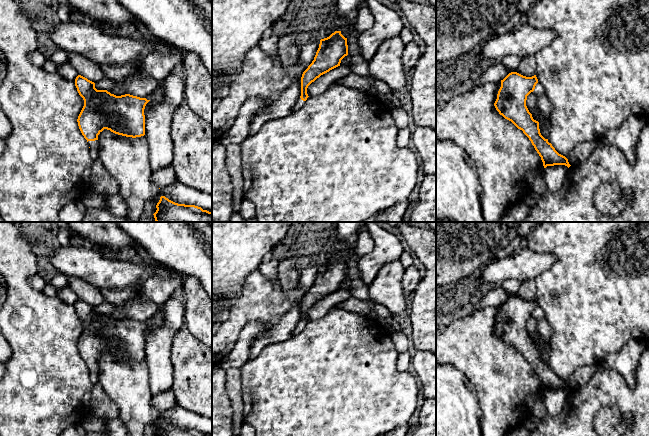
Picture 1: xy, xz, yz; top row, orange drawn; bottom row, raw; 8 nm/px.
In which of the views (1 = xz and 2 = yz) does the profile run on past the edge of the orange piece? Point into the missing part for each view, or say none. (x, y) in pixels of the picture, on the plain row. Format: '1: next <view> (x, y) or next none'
1: next xz (299, 327)
2: next yz (545, 331)

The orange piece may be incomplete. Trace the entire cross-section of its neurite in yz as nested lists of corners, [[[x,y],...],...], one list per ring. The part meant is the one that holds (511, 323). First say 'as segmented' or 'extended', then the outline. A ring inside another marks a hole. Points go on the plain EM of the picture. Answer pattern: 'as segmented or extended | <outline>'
extended | [[[517,296],[509,297],[501,304],[501,311],[494,327],[496,334],[505,343],[511,345],[529,362],[535,374],[541,381],[544,392],[554,389],[571,390],[568,383],[559,378],[548,363],[545,363],[539,353],[542,347],[550,346],[552,328],[546,319],[538,321],[538,331],[541,341],[536,345],[526,330],[527,320],[534,315],[538,303],[523,300]]]

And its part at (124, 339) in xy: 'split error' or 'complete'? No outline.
split error

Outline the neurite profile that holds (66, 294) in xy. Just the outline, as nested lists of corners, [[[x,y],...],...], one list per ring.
[[[69,286],[58,290],[56,297],[60,298],[63,302],[70,305],[75,305],[76,301],[78,300],[78,296]]]

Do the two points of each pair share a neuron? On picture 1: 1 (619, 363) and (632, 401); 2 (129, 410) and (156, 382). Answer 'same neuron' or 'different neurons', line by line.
1: different neurons
2: different neurons

